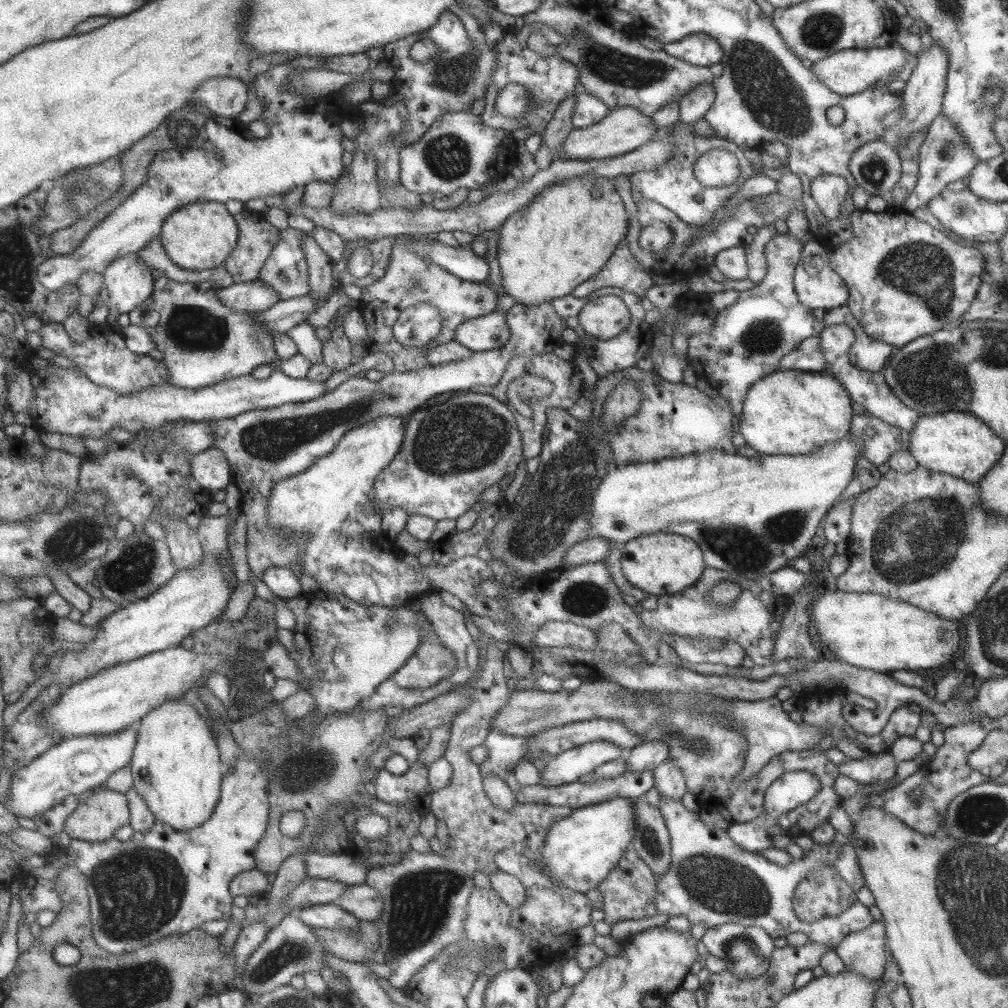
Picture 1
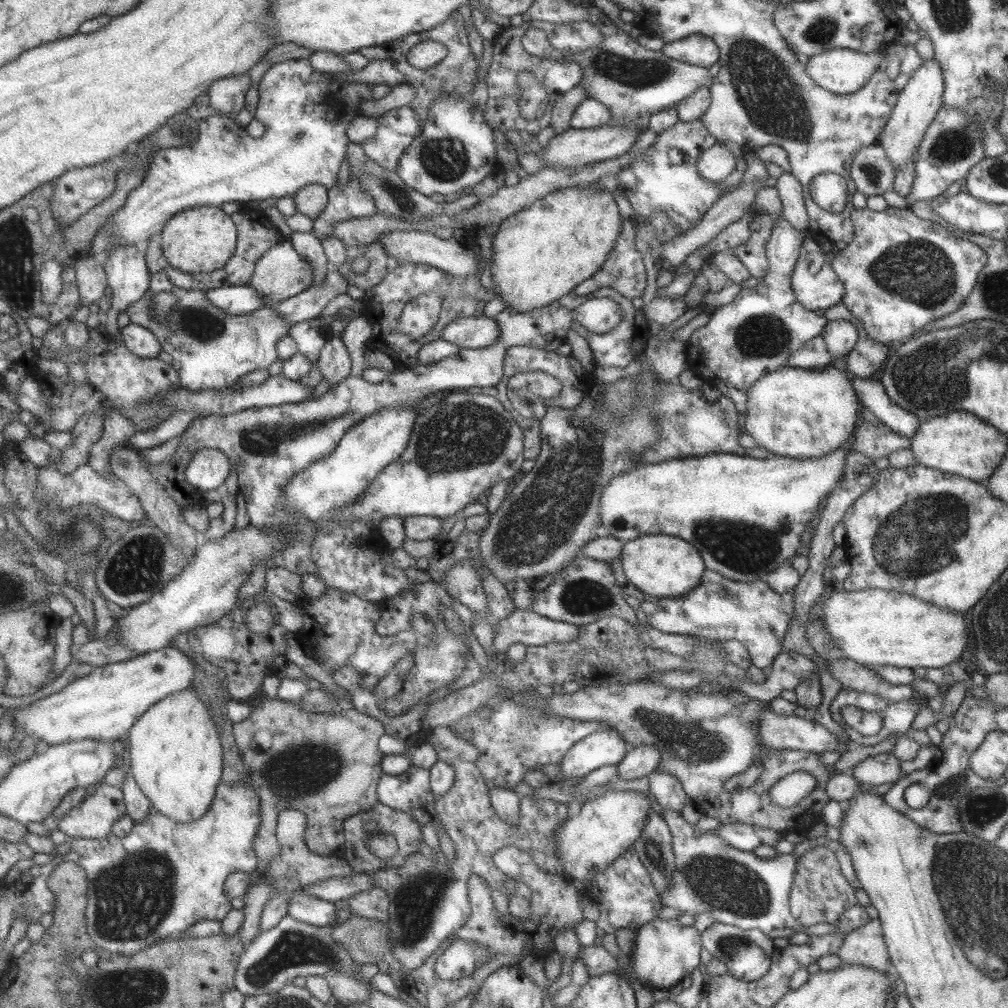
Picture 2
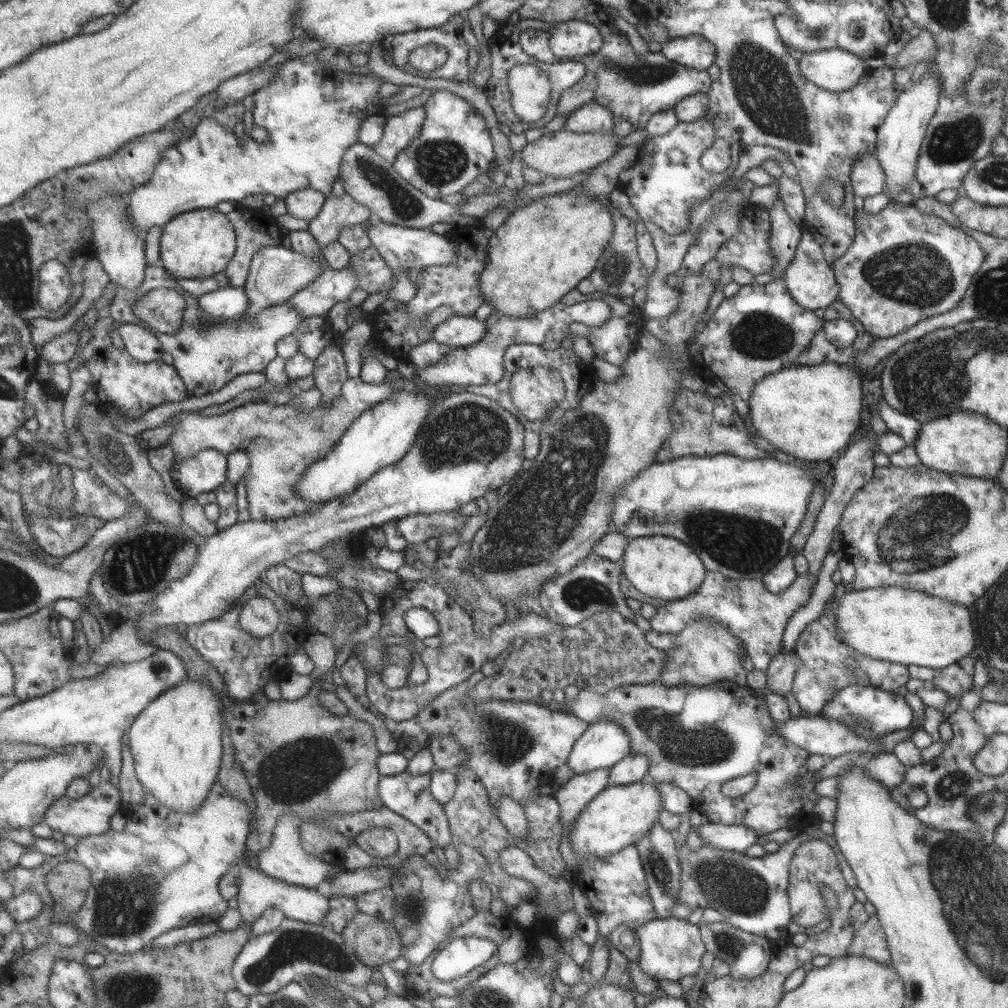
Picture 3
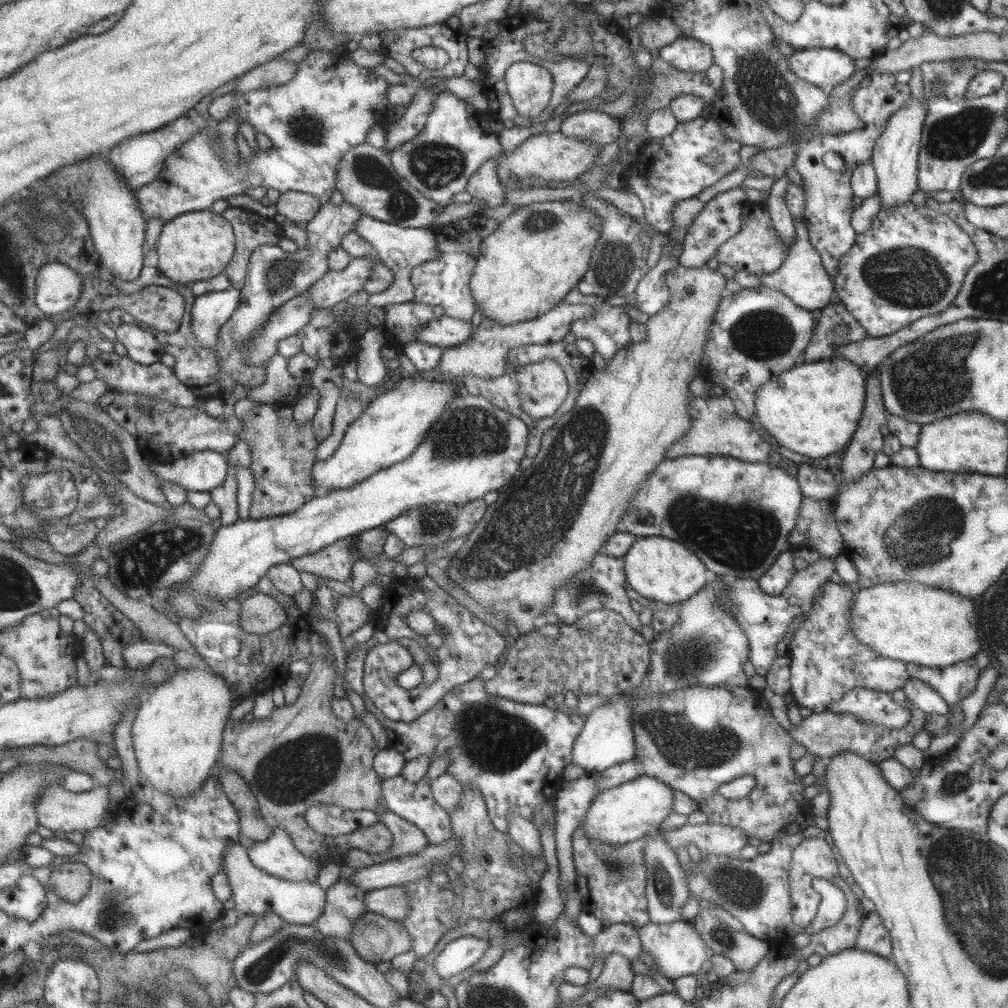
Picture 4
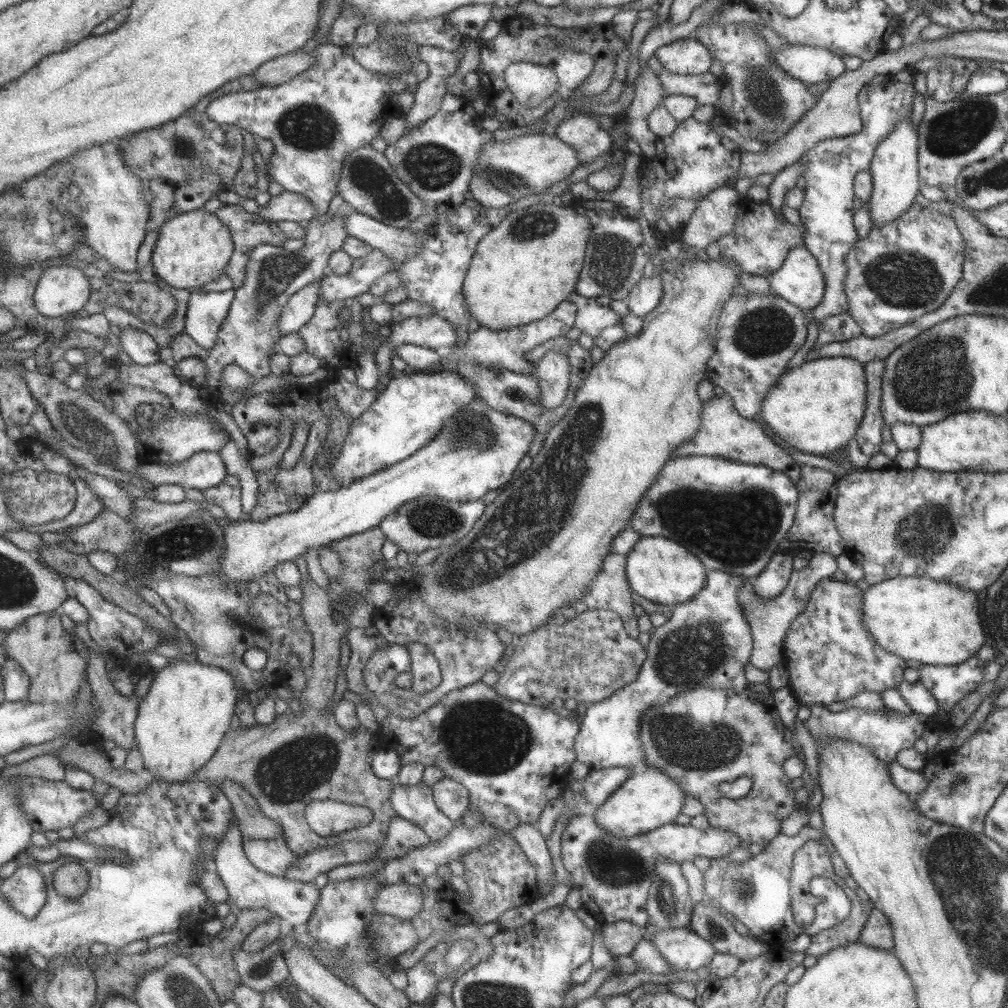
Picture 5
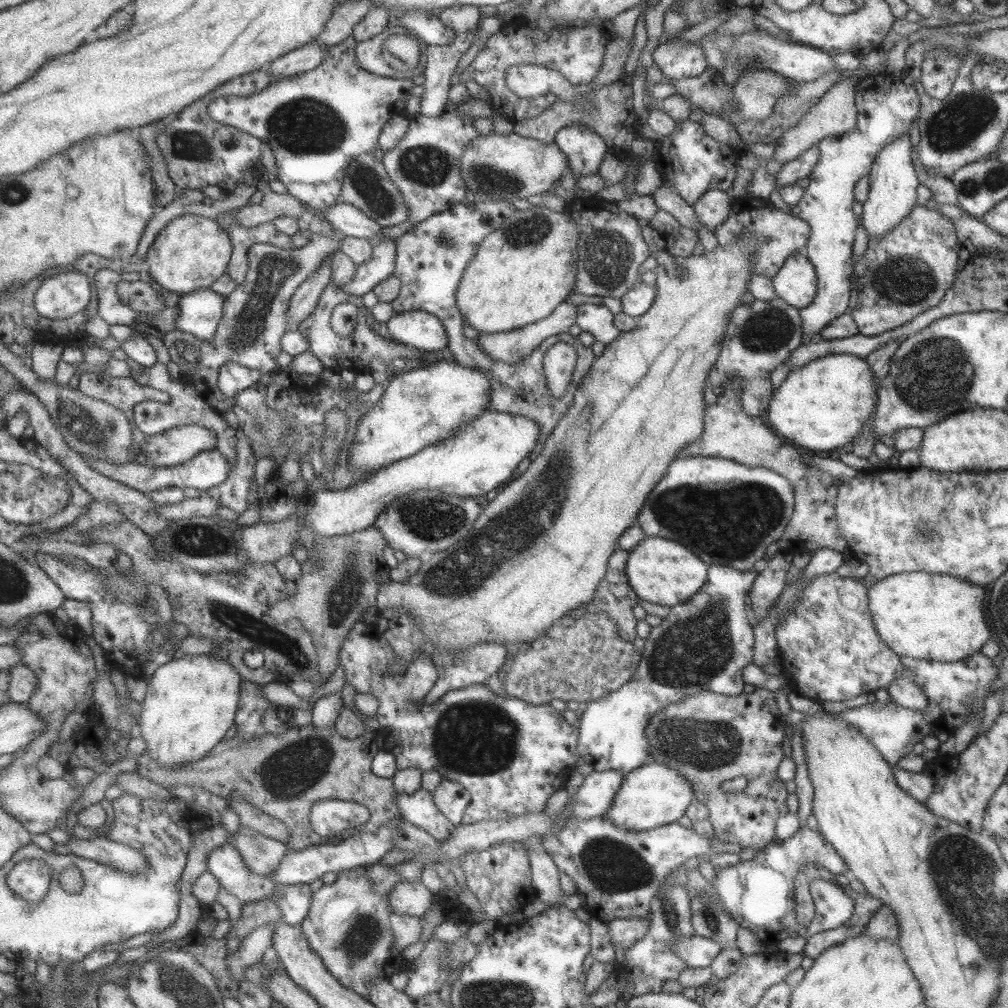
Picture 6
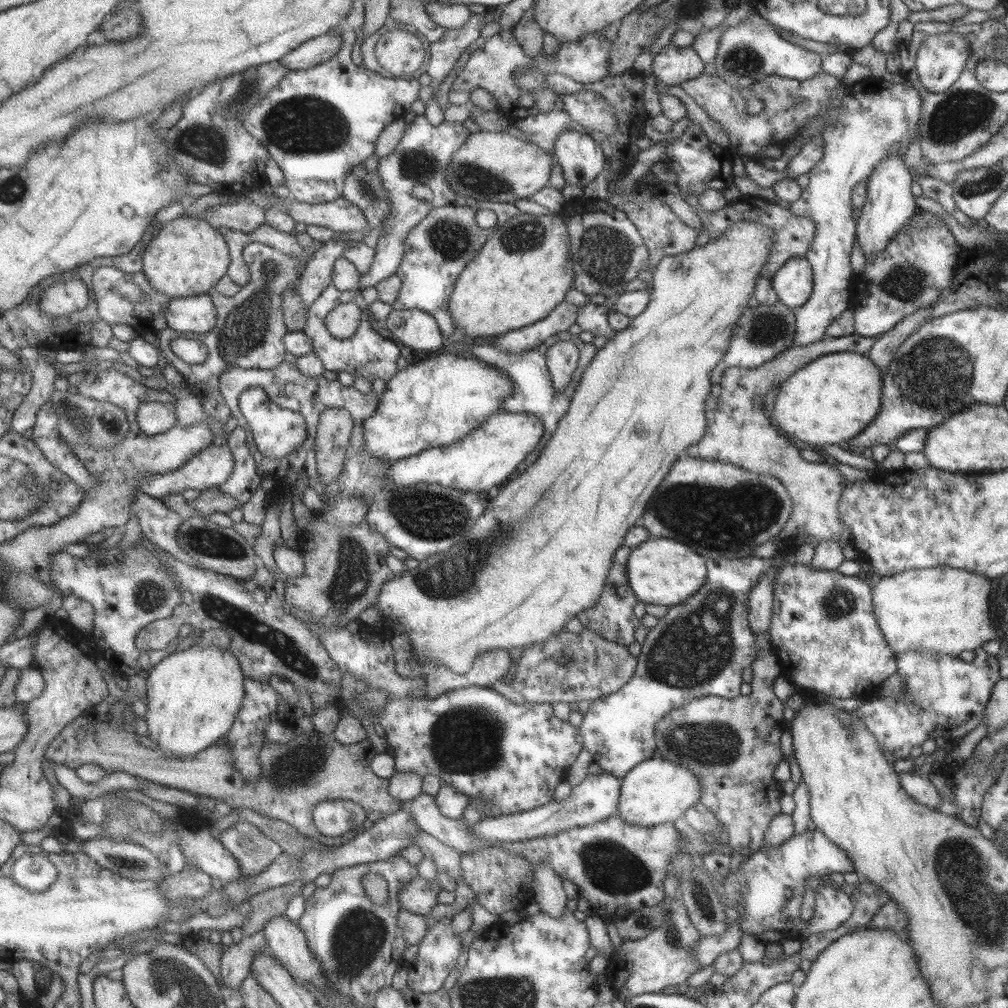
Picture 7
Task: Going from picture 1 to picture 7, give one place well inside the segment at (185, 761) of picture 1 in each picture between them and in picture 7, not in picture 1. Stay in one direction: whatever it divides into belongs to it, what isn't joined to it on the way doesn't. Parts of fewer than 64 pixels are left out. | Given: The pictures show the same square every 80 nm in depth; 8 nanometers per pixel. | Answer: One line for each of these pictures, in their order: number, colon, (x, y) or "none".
2: (177, 758)
3: (177, 742)
4: (178, 735)
5: (183, 720)
6: (189, 708)
7: (193, 696)

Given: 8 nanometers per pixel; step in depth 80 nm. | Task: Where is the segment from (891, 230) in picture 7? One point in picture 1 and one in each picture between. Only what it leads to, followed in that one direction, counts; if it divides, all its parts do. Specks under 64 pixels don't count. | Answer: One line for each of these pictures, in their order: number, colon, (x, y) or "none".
1: (920, 102)
2: (918, 102)
3: (898, 139)
4: (894, 157)
5: (894, 170)
6: (891, 195)

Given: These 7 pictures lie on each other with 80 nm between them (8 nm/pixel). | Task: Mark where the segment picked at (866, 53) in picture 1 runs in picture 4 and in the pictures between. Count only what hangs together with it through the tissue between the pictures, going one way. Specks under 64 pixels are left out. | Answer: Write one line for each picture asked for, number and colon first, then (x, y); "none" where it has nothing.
2: (839, 71)
3: (834, 70)
4: (824, 68)

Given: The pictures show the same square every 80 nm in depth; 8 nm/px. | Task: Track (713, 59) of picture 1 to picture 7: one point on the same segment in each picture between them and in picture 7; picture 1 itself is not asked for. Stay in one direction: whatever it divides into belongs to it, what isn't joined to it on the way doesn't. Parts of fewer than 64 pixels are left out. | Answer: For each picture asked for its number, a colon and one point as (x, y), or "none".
2: (695, 49)
3: (694, 52)
4: (685, 53)
5: (688, 56)
6: (675, 59)
7: (672, 65)

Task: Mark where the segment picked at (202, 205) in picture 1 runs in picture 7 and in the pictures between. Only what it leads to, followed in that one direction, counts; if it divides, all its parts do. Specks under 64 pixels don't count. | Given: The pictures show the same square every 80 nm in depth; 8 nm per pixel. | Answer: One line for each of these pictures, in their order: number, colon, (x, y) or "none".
2: (203, 239)
3: (198, 244)
4: (197, 246)
5: (194, 249)
6: (192, 253)
7: (189, 257)

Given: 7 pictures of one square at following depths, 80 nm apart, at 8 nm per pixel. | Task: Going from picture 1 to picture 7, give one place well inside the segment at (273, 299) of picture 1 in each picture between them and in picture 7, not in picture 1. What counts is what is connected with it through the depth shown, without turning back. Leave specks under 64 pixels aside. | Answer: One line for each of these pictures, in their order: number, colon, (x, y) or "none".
2: (236, 300)
3: (224, 304)
4: (211, 311)
5: (207, 311)
6: (201, 312)
7: (198, 314)

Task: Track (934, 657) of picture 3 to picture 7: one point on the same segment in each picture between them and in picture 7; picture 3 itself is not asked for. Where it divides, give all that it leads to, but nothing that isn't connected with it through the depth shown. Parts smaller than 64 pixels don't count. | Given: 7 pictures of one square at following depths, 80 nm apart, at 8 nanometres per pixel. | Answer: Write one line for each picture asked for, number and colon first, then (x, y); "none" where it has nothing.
4: (901, 620)
5: (934, 622)
6: (940, 617)
7: (946, 610)

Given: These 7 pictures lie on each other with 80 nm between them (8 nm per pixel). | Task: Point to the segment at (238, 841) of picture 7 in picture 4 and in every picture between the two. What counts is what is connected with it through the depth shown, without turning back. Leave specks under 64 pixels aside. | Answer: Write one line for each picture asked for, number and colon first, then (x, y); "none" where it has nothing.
4: (277, 856)
5: (273, 856)
6: (262, 855)

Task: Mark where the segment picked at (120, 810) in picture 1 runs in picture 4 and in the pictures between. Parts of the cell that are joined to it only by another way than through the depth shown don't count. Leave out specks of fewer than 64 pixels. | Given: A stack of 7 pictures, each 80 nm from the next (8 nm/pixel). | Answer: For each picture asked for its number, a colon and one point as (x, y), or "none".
2: (94, 818)
3: (91, 814)
4: (59, 809)

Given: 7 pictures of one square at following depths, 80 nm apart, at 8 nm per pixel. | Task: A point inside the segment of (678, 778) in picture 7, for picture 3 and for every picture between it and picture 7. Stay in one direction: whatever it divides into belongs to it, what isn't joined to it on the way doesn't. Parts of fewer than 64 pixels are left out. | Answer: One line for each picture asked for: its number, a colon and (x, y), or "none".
3: (619, 816)
4: (623, 813)
5: (645, 801)
6: (653, 795)

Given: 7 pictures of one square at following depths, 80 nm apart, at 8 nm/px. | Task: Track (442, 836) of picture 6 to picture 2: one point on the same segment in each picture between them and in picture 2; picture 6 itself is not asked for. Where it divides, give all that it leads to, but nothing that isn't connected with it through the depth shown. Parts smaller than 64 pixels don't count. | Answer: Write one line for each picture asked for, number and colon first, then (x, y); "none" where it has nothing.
2: (409, 792)
3: (407, 795)
4: (412, 801)
5: (415, 804)

